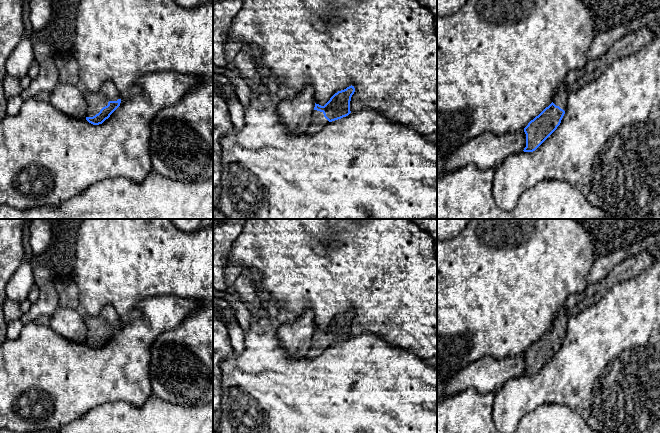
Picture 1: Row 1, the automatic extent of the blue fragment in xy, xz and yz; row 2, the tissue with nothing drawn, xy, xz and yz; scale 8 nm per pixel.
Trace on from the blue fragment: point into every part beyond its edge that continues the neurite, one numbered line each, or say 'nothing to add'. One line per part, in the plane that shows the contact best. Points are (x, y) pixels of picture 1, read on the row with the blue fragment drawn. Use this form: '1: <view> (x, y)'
1: xy (107, 92)

